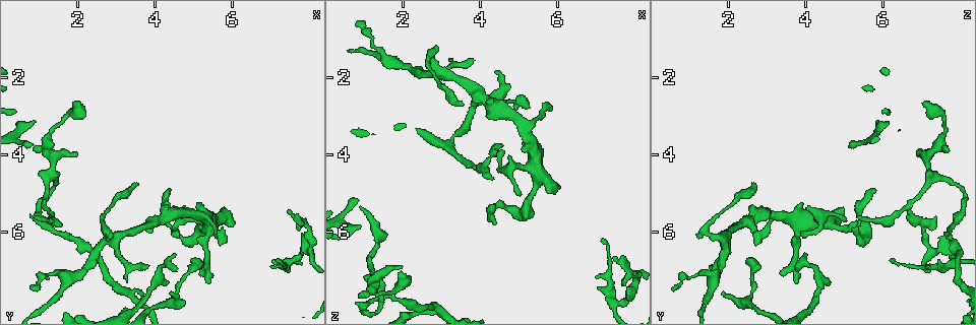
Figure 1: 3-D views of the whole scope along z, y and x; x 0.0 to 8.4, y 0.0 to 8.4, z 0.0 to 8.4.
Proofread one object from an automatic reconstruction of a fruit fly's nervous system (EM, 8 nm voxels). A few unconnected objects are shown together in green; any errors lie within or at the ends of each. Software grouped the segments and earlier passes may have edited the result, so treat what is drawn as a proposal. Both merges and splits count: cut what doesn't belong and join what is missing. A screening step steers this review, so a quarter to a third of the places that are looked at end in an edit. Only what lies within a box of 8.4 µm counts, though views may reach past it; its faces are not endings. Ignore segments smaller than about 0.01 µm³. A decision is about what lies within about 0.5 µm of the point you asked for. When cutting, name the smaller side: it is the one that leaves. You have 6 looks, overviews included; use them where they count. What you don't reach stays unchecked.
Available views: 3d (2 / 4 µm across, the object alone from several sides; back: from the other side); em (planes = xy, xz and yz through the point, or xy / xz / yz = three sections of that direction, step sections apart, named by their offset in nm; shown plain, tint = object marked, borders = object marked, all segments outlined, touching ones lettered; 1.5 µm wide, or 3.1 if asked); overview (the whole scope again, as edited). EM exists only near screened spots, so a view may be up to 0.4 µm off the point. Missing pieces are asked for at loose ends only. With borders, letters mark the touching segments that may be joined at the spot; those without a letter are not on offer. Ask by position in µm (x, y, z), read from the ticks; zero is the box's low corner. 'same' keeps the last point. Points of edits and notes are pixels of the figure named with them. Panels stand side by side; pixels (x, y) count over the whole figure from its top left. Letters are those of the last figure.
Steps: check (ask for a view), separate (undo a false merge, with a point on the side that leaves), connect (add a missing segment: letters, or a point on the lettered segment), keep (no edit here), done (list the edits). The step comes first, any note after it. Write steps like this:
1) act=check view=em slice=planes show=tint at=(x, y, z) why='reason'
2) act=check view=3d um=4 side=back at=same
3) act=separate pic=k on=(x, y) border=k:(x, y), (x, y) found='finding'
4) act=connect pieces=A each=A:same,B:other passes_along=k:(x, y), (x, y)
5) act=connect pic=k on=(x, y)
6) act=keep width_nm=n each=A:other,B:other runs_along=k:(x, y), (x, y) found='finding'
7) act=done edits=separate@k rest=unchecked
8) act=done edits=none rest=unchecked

act=check view=em slice=planes show=tint at=(1.30, 7.80, 1.40) why='sudden change in width'

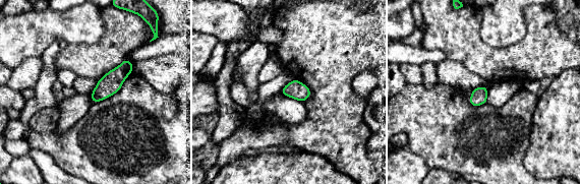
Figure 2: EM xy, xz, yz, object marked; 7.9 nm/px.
act=check view=em slice=planes show=borders at=same

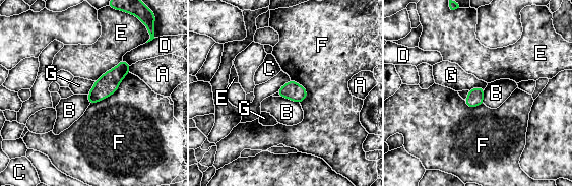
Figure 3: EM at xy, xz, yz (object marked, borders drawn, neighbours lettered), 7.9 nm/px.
act=keep longest_contact=F:420nm each=A:other,B:other,C:other,D:other,E:other,F:other,G:other border=3:(484, 88), (472, 87), (468, 90) found='continuous, no second neuron'

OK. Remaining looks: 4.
act=check view=3d um=2 at=(3.85, 6.85, 1.50) why='thin end'

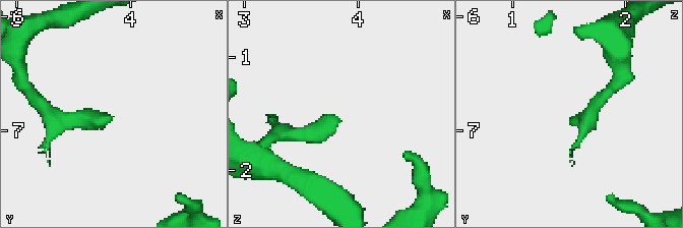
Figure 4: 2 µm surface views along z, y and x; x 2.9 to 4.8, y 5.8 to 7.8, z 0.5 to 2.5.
act=check view=em slice=planes show=tint at=(3.82, 6.90, 1.50)

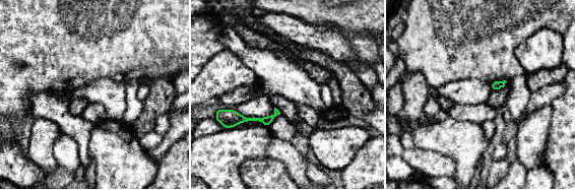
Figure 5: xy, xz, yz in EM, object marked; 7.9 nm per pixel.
act=check view=em slice=planes show=borders at=same why='see the neighbours'

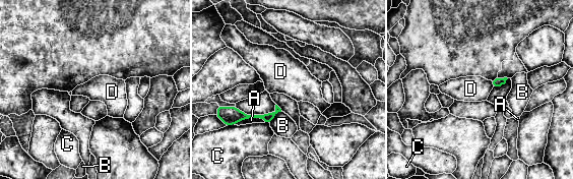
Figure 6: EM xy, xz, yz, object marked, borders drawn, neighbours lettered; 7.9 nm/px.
act=keep each=A:other,B:other,C:other,D:other runs_along=6:(231, 111), (238, 116), (271, 116) found='none of them fits'

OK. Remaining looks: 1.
act=check view=em slice=planes show=borders at=(4.40, 4.80, 5.70) why='long arm stops here'

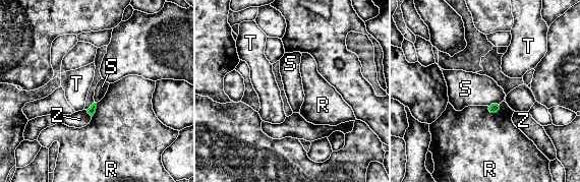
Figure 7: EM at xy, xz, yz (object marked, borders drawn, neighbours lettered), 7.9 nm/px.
act=keep longest_contact=R:130nm each=R:other,S:other,T:other,Z:other border=7:(500, 102), (494, 102), (487, 106) found='none of them fits'

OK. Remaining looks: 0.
act=done edits=none rest=unchecked

